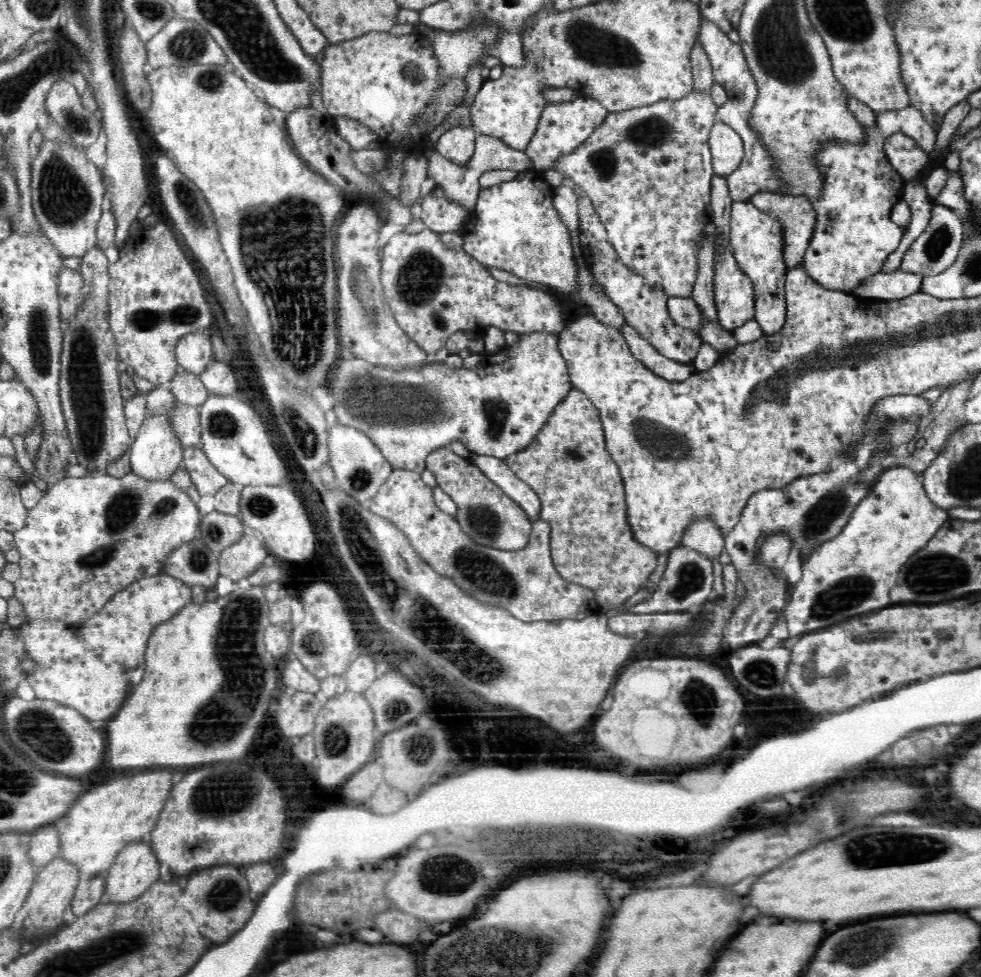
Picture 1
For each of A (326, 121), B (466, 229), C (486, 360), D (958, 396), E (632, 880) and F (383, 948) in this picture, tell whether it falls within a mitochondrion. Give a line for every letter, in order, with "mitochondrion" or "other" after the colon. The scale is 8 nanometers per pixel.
A: other
B: other
C: other
D: other
E: other
F: other

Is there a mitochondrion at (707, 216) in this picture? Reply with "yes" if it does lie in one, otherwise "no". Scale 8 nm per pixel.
no

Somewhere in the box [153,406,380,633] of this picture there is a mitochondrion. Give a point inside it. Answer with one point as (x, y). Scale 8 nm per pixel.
(223, 424)

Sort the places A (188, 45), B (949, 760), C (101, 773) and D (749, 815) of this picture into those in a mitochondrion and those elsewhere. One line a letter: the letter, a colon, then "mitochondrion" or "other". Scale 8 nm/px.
A: mitochondrion
B: other
C: other
D: other

